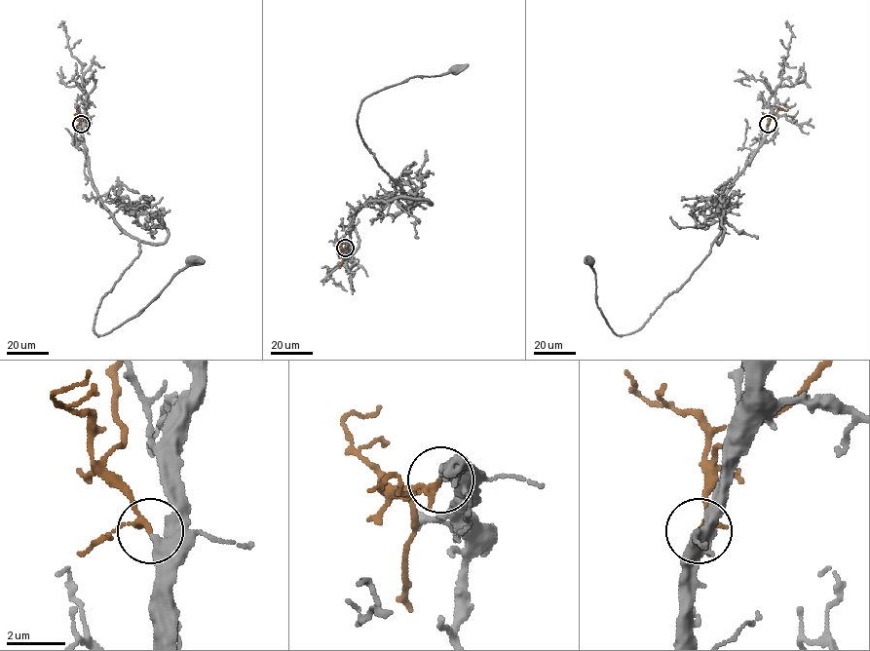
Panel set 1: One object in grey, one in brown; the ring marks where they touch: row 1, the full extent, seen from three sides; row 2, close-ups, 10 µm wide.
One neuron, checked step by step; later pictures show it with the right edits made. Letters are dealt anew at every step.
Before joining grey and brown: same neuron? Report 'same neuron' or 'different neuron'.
same neuron

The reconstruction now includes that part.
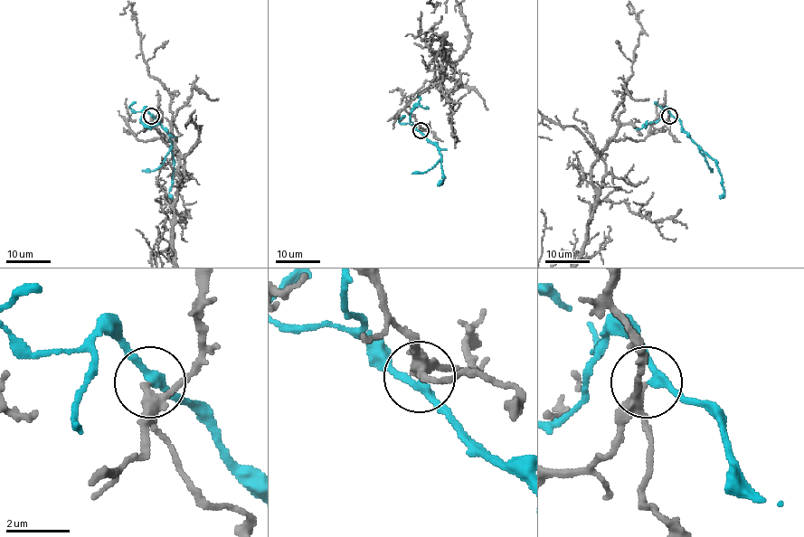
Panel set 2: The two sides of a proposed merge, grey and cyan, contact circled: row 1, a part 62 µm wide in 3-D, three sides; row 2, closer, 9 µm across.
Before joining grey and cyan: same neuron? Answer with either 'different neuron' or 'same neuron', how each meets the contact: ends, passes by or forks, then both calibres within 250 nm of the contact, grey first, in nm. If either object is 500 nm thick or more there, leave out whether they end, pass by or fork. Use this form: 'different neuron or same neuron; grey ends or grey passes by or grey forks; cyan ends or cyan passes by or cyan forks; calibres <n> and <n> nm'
different neuron; grey forks; cyan passes by; calibres 220 and 240 nm

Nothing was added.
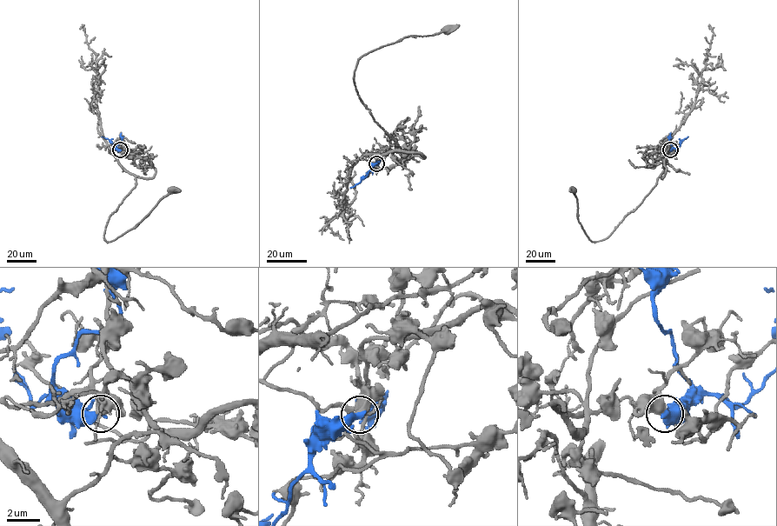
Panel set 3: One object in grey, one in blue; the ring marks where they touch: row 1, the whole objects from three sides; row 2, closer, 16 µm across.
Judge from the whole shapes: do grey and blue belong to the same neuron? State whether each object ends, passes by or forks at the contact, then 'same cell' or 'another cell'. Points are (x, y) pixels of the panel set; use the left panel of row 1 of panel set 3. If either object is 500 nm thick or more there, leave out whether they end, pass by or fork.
another cell

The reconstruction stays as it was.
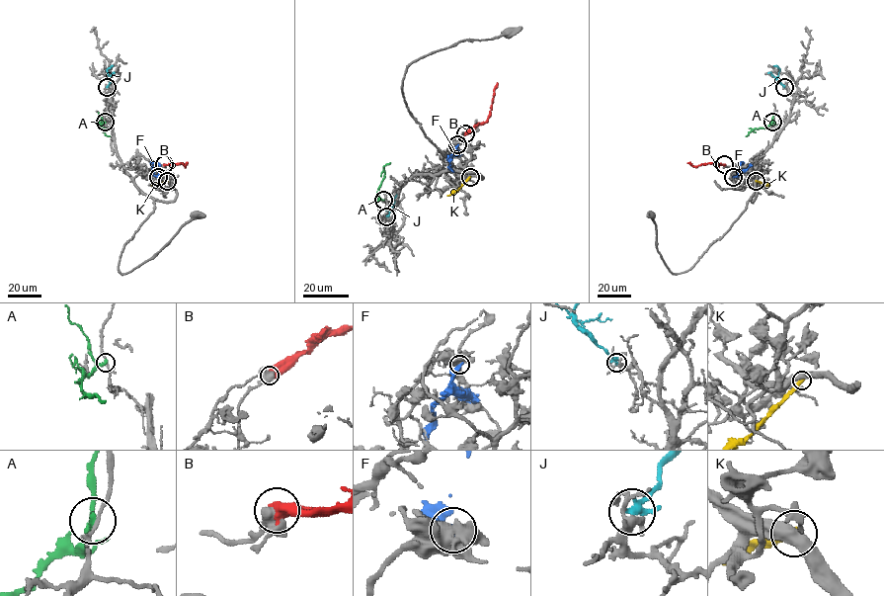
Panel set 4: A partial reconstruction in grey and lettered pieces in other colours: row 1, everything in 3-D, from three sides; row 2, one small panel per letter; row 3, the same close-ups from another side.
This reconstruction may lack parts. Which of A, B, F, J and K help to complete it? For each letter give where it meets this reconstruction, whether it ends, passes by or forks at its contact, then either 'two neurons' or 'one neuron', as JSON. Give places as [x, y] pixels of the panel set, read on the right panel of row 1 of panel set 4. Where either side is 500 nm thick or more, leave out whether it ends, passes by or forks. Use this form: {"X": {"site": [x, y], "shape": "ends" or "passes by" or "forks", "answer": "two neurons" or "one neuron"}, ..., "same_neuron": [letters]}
{"A": {"site": [772, 122], "shape": "passes by", "answer": "two neurons"}, "B": {"site": [724, 164], "answer": "two neurons"}, "F": {"site": [733, 177], "answer": "two neurons"}, "J": {"site": [784, 87], "shape": "passes by", "answer": "two neurons"}, "K": {"site": [756, 181], "answer": "two neurons"}, "same_neuron": []}

